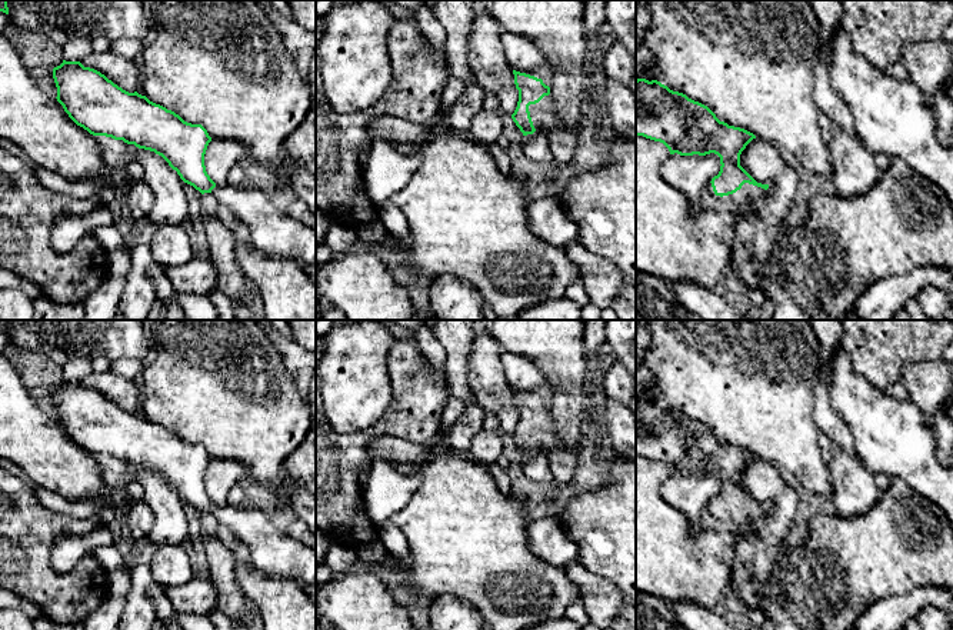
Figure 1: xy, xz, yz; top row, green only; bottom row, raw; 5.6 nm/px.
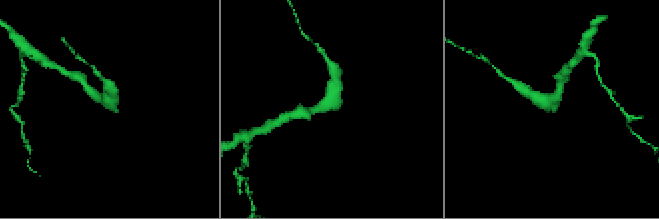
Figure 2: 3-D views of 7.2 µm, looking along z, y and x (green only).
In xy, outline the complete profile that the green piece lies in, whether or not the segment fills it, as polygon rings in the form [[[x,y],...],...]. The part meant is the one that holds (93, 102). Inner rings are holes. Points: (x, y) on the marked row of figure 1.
[[[80,61],[53,69],[57,101],[69,117],[93,136],[123,140],[154,151],[177,171],[180,179],[201,194],[211,193],[250,230],[253,250],[276,259],[316,264],[316,230],[277,209],[259,189],[219,187],[207,174],[204,154],[211,137],[201,124],[184,121],[179,114],[129,93],[100,71]]]

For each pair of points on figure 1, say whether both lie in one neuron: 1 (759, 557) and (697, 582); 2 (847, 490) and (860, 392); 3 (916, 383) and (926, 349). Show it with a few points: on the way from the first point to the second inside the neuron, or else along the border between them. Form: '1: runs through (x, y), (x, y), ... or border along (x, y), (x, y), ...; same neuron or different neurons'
1: border along (733, 566), (727, 589); different neurons
2: border along (855, 453), (875, 474); different neurons
3: border along (937, 359), (907, 363), (900, 379); different neurons

